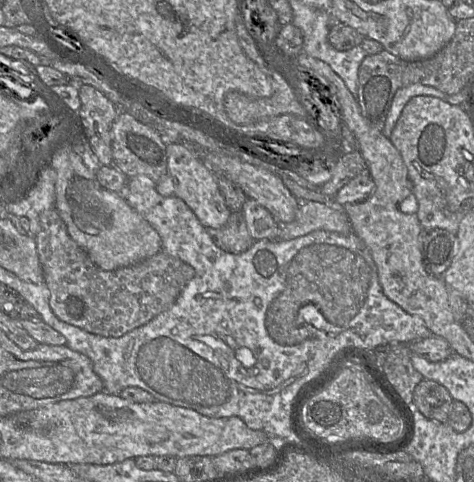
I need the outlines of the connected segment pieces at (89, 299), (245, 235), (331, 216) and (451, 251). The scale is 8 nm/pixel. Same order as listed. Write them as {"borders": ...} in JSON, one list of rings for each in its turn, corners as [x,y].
{"borders":[[[[55,207],[40,214],[39,232],[35,240],[45,284],[50,291],[49,304],[53,313],[64,322],[100,336],[121,337],[148,323],[169,309],[180,296],[186,284],[195,276],[195,270],[192,266],[162,250],[136,265],[114,271],[102,270],[94,264],[87,252],[70,237],[66,224]]],[[[231,212],[226,224],[219,229],[208,229],[214,243],[222,250],[240,254],[247,251],[255,242],[251,237],[243,214]]],[[[301,202],[297,216],[289,223],[279,223],[278,239],[287,241],[307,235],[315,230],[325,230],[348,235],[352,232],[352,225],[343,210],[334,210],[324,203]]],[[[444,229],[423,230],[421,250],[425,270],[435,277],[443,277],[458,252],[458,240]]]]}

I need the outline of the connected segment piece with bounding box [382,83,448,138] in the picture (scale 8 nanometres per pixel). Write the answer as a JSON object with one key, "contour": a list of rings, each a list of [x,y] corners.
{"contour":[[[420,83],[400,88],[393,97],[392,105],[382,130],[382,134],[385,137],[390,138],[391,133],[401,116],[402,110],[406,104],[416,96],[432,96],[447,101],[448,95],[434,87],[422,85]]]}

